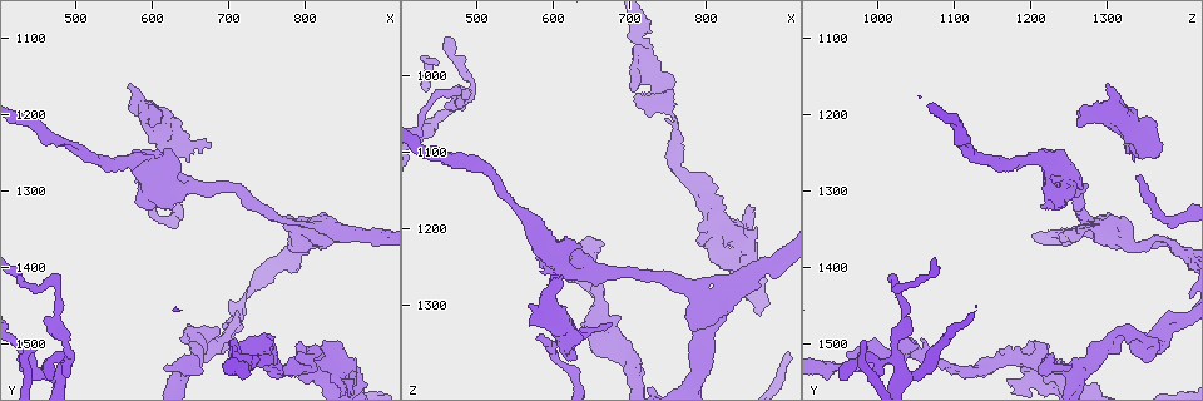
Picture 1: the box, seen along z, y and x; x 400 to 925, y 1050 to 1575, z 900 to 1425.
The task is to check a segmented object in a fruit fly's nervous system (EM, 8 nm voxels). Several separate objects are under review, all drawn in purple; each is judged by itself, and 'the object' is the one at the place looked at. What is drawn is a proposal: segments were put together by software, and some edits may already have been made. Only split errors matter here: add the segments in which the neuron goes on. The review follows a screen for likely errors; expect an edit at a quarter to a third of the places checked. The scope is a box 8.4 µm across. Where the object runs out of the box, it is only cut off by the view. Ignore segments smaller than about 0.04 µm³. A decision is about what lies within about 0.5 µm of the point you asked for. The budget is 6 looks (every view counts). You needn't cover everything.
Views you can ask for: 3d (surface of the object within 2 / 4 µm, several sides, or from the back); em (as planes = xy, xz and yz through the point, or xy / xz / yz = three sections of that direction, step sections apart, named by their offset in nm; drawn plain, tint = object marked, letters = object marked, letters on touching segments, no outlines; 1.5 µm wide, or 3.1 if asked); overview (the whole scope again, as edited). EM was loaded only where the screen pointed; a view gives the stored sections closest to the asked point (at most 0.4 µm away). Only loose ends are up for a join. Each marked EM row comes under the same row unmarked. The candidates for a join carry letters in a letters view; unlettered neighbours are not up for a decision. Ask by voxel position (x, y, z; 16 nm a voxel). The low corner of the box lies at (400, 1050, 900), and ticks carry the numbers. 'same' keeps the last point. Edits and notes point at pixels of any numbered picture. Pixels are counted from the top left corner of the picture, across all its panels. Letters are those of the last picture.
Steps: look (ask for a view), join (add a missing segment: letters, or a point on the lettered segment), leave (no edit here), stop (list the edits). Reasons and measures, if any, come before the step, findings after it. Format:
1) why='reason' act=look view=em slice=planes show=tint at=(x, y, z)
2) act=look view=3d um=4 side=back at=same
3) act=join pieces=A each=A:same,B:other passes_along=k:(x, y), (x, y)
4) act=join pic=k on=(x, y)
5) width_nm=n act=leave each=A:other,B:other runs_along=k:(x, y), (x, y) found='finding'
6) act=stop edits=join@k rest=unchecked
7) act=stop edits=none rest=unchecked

why='free end' act=look view=3d um=4 at=(795, 1510, 1220)

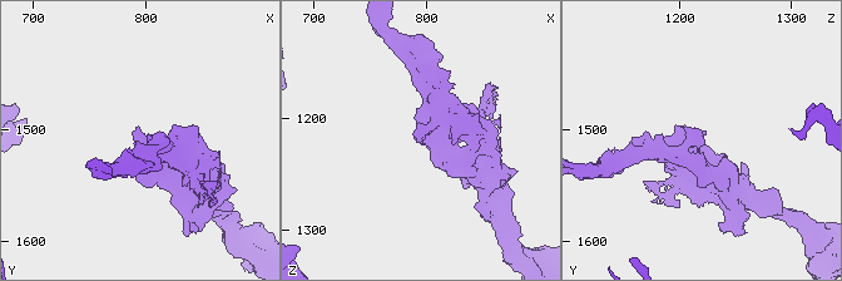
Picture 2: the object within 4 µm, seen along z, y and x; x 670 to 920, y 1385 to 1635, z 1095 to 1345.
act=look view=em slice=yz step=8 show=letters at=(794, 1506, 1222)

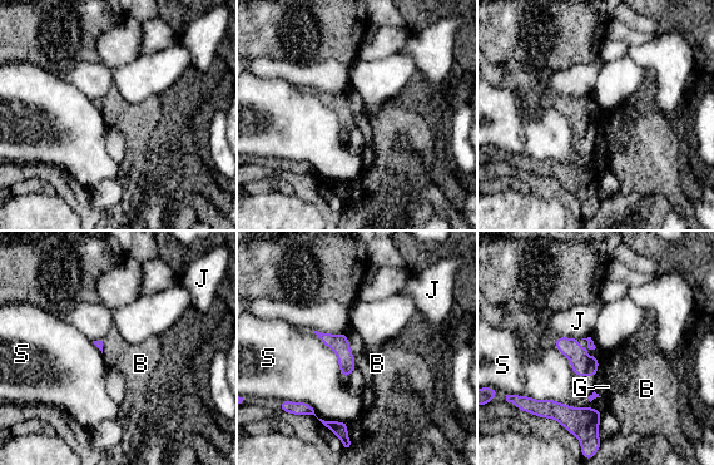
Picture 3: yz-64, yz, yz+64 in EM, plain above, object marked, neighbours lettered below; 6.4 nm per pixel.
act=leave each=B:other,G:other,J:other,S:other runs_along=3:(322, 336), (345, 355), (346, 374) found='none of them fits'

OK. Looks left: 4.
why='free end' act=look view=3d um=4 at=(460, 1545, 950)

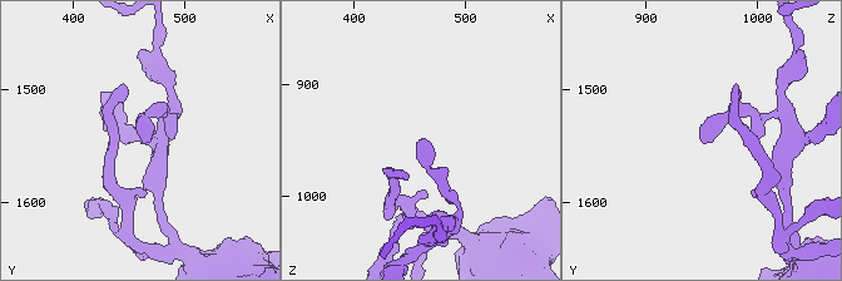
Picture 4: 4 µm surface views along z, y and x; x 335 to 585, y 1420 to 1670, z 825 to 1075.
act=look view=em slice=xz step=4 show=tint at=(462, 1544, 948)

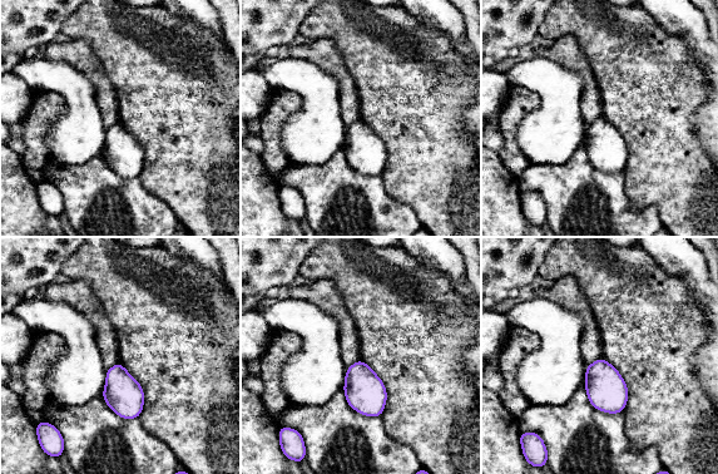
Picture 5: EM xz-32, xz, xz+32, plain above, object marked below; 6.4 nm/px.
act=look view=em slice=planes show=letters at=same

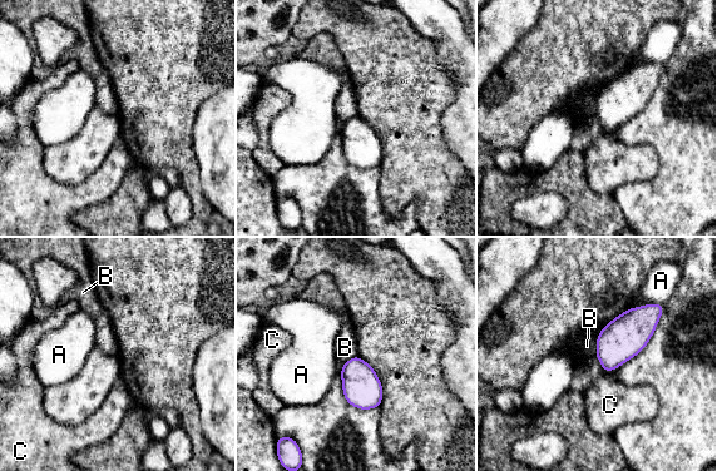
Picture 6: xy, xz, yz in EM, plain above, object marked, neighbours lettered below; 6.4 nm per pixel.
width_nm=170 act=leave each=A:other,B:other,C:other found='no lettered segment goes on from it'

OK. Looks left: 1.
act=stop edits=none rest=unchecked

